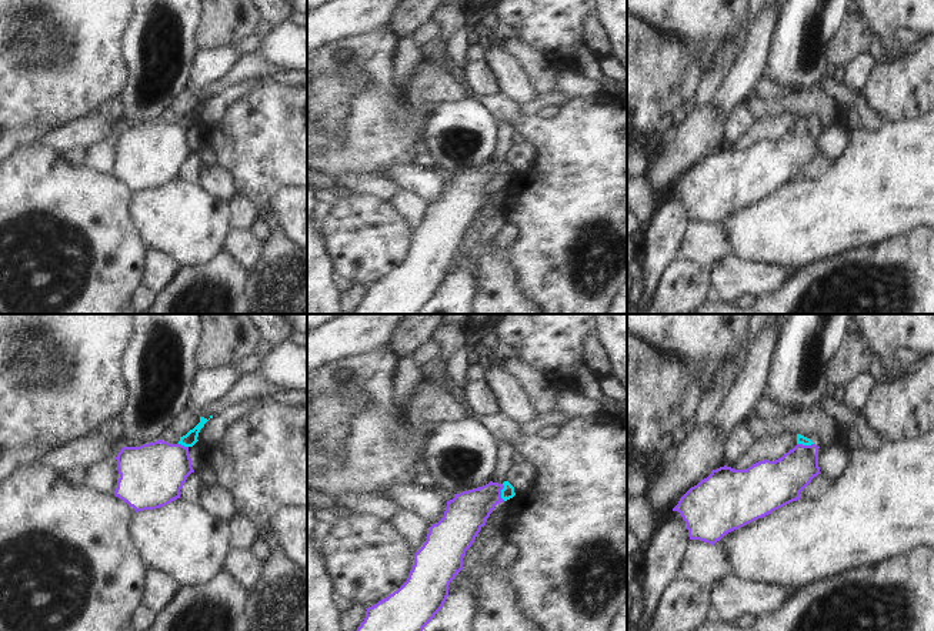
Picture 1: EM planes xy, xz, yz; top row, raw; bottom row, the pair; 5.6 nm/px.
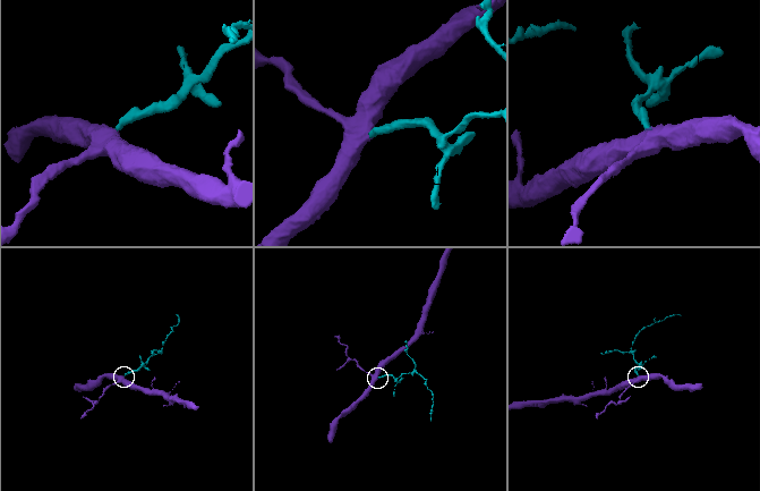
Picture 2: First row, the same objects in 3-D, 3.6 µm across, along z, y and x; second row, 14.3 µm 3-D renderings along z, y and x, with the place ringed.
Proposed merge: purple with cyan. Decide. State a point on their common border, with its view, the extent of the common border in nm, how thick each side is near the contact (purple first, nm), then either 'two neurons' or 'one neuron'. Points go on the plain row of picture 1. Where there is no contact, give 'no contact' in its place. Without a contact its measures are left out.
xz (500, 173) | 100 nm | 240/70 nm | one neuron

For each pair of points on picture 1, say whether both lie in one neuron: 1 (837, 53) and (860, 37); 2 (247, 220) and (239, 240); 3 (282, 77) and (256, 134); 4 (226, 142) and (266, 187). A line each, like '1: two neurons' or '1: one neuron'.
1: one neuron
2: two neurons
3: two neurons
4: one neuron

